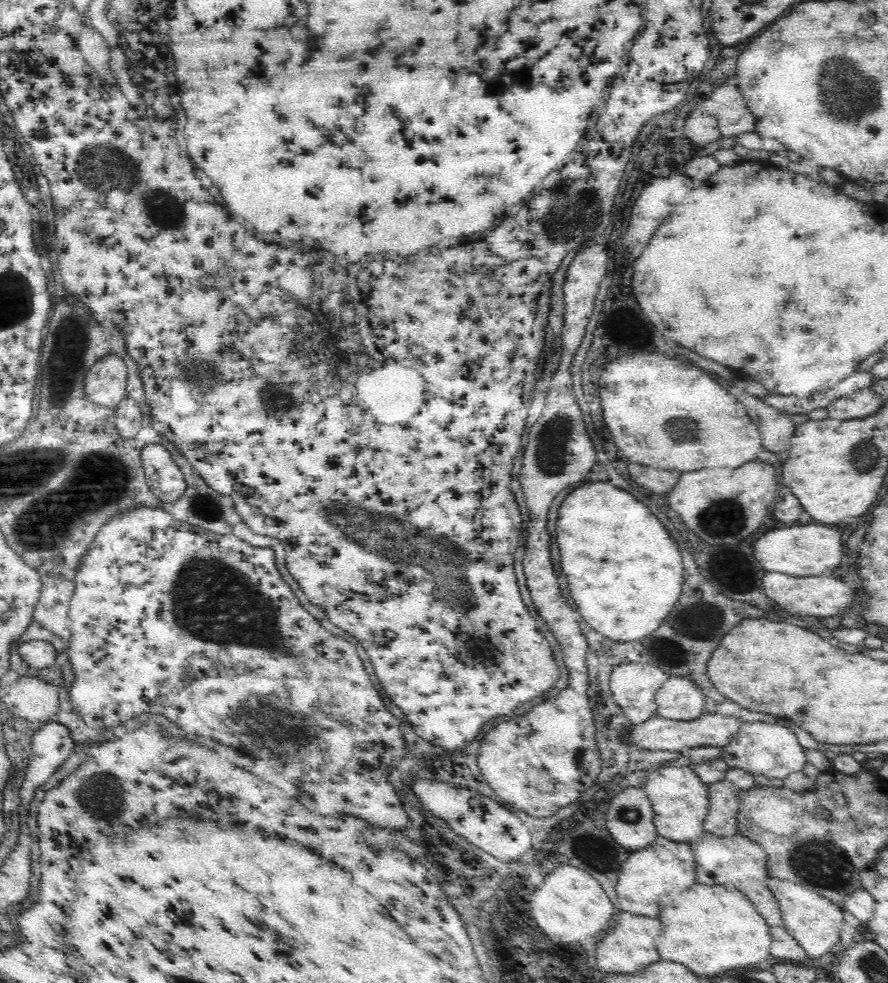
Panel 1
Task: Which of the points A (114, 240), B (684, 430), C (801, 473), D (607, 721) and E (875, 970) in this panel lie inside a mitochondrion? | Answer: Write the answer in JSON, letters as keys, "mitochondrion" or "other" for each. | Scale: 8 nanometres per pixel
{"A":"other","B":"mitochondrion","C":"other","D":"other","E":"mitochondrion"}

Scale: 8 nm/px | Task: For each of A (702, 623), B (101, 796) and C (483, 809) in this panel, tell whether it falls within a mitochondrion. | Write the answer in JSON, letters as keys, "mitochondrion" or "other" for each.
{"A":"mitochondrion","B":"mitochondrion","C":"other"}

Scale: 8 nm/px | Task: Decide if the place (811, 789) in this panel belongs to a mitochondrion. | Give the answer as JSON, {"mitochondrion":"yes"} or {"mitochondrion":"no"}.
{"mitochondrion":"no"}

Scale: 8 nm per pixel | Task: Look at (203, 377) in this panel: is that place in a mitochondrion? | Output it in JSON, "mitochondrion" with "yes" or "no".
{"mitochondrion":"yes"}

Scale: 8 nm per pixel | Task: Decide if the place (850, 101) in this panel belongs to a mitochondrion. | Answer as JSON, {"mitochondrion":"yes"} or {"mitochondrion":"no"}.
{"mitochondrion":"yes"}

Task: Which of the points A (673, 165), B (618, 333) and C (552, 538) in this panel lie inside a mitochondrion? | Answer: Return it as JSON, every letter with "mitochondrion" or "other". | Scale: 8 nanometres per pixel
{"A":"other","B":"other","C":"other"}

